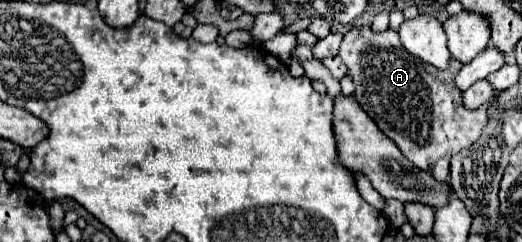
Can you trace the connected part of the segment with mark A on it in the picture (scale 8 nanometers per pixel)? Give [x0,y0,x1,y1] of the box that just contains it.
[339,26,493,182]

